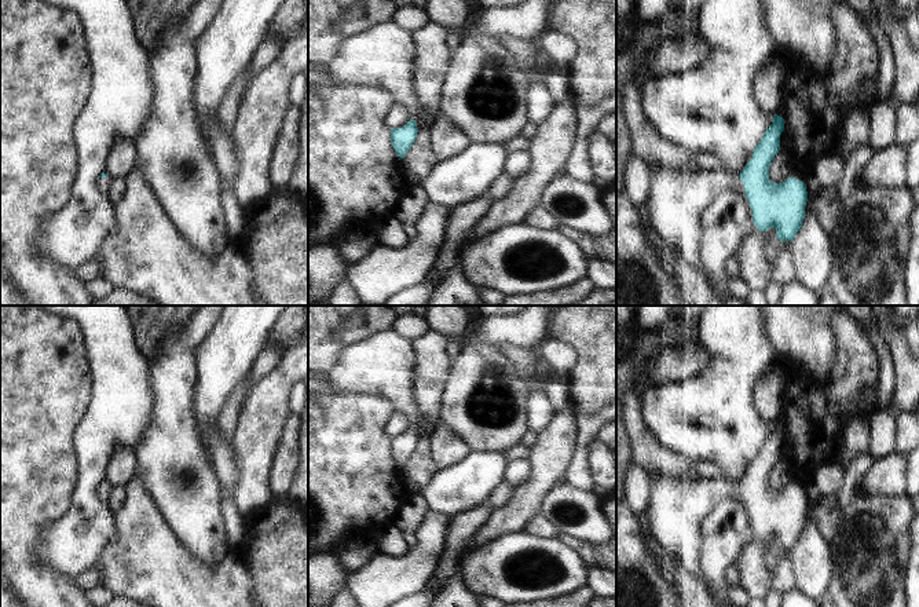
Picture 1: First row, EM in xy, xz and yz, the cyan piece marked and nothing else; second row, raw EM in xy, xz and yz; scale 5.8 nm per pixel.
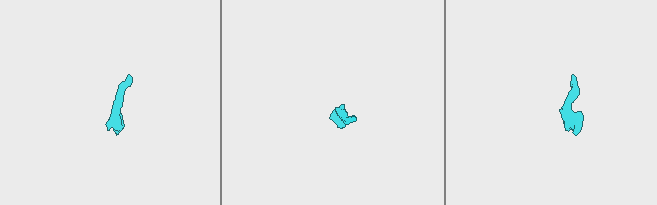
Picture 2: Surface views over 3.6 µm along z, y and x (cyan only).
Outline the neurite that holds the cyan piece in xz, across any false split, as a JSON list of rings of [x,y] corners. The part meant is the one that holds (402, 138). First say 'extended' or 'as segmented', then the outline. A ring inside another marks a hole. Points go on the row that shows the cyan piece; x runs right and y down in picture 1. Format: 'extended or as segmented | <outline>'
extended | [[[392,21],[351,36],[327,62],[334,81],[388,89],[395,103],[409,110],[409,121],[391,129],[396,156],[404,158],[417,138],[418,99],[413,89],[413,44],[410,32]]]

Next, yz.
extended | [[[775,114],[772,125],[765,131],[761,142],[753,150],[751,160],[739,175],[725,171],[651,171],[651,191],[644,205],[647,216],[653,227],[678,246],[688,264],[702,270],[702,216],[707,206],[726,191],[744,193],[753,212],[753,222],[759,231],[773,227],[781,241],[792,241],[802,227],[805,205],[808,201],[806,184],[795,178],[783,183],[769,180],[769,165],[780,150],[780,135],[784,131],[784,118]]]

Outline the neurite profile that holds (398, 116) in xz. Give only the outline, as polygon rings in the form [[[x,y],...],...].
[[[395,103],[385,117],[385,125],[389,129],[402,128],[409,121],[409,110],[406,106]]]

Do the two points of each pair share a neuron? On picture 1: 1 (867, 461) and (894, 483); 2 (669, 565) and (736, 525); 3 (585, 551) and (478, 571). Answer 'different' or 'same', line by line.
1: different
2: different
3: different

